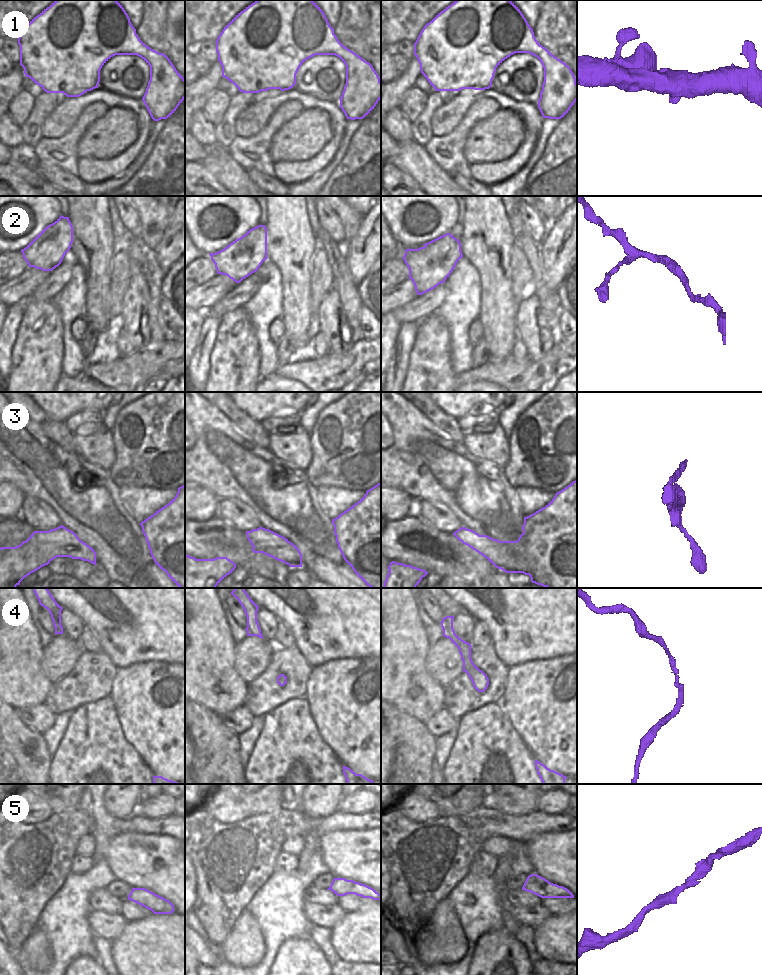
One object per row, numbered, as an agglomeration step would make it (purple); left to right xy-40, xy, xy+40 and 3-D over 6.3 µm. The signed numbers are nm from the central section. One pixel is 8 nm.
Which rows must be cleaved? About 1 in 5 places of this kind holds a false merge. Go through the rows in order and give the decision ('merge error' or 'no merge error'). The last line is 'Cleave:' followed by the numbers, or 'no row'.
1: no merge error
2: merge error
3: merge error
4: no merge error
5: no merge error
Cleave: 2, 3

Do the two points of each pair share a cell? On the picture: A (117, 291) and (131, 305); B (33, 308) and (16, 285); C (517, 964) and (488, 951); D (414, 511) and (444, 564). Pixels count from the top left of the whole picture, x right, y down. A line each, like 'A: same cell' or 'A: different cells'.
A: different cells
B: different cells
C: same cell
D: different cells

